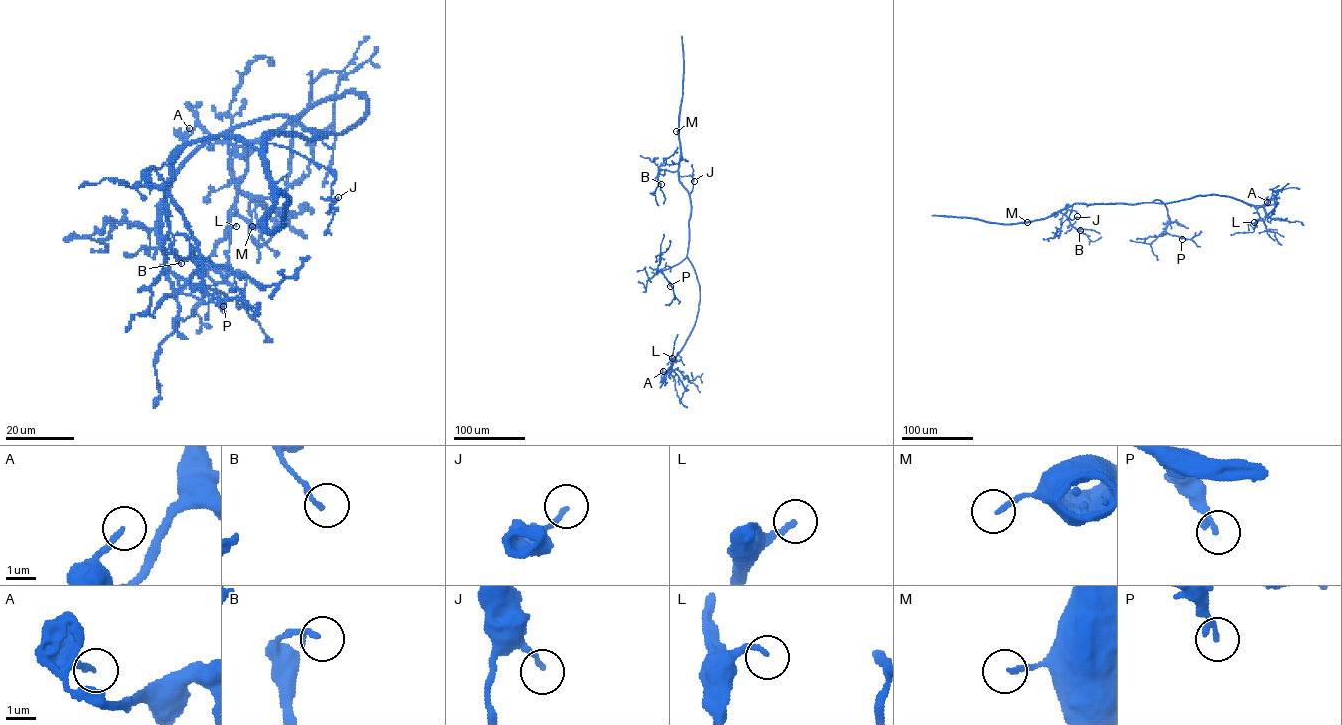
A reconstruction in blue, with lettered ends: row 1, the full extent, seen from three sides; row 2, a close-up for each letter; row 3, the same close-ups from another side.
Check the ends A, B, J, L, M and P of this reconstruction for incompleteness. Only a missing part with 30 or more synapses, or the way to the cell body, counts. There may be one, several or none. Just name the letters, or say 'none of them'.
M

